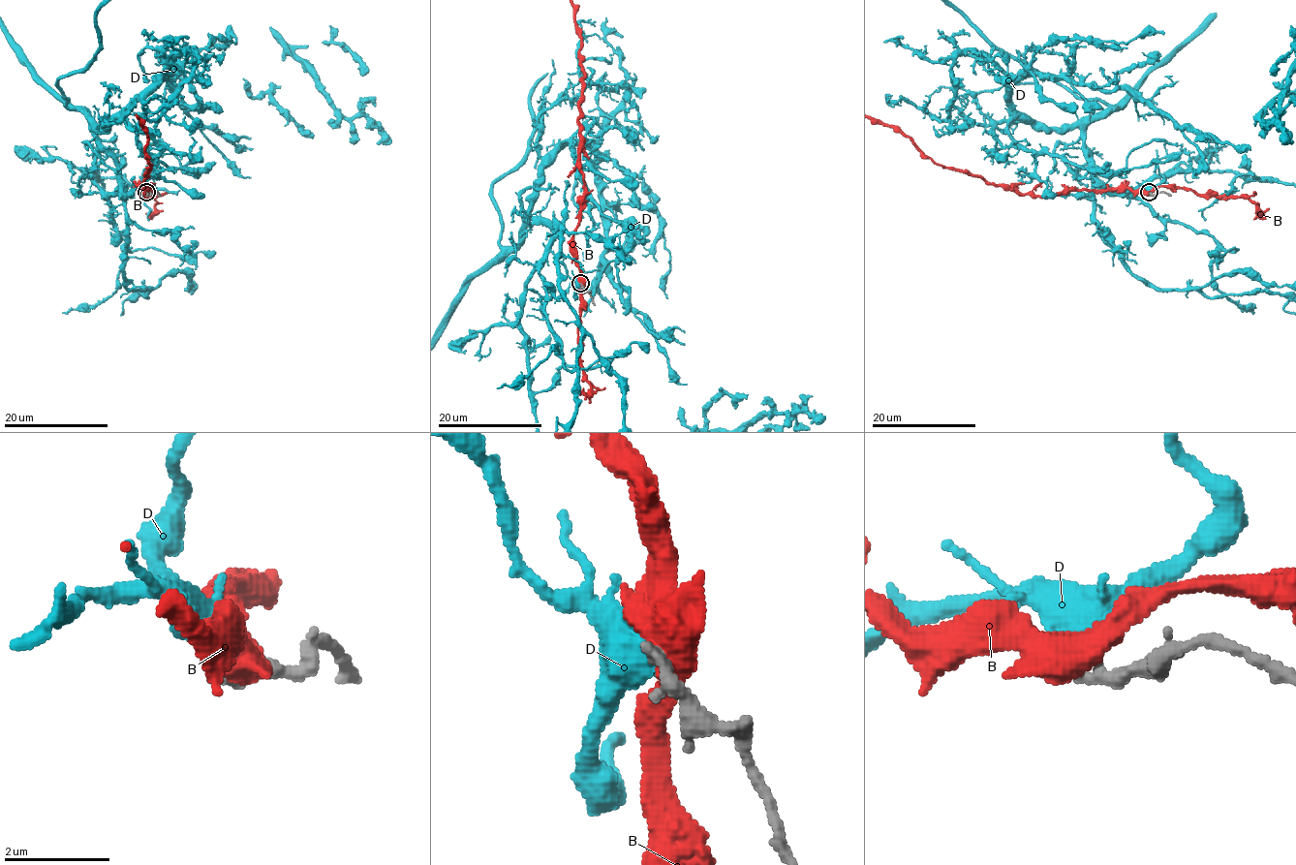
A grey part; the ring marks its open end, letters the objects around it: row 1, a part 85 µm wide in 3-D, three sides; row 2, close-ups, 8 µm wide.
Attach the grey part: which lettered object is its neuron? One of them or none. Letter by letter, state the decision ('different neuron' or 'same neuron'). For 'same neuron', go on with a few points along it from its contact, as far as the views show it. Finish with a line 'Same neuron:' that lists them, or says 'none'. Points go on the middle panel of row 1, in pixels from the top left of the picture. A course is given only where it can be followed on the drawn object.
B: different neuron
D: same neuron; it runs (580, 283), (540, 219), (499, 242), (493, 185), (527, 151), (531, 91), (606, 17)
Same neuron: D

